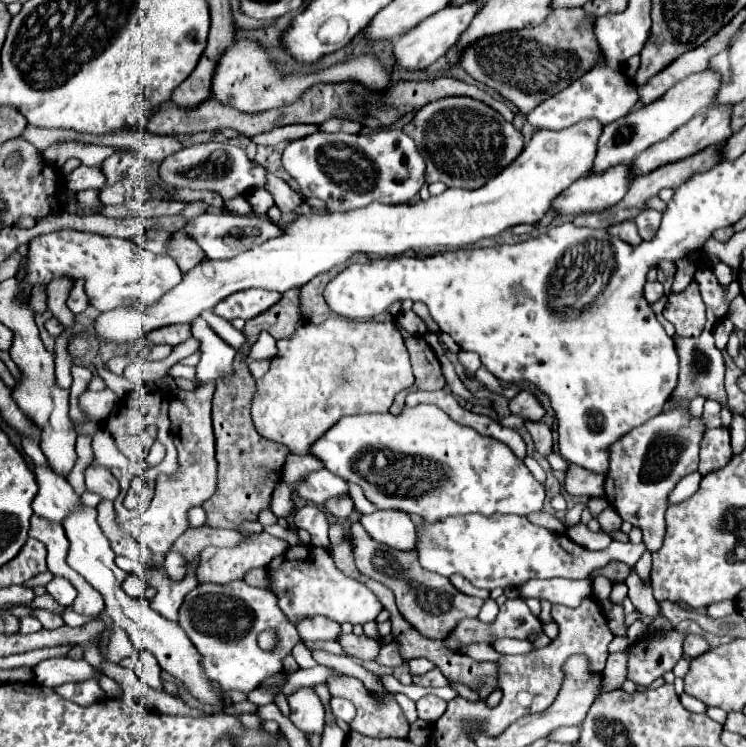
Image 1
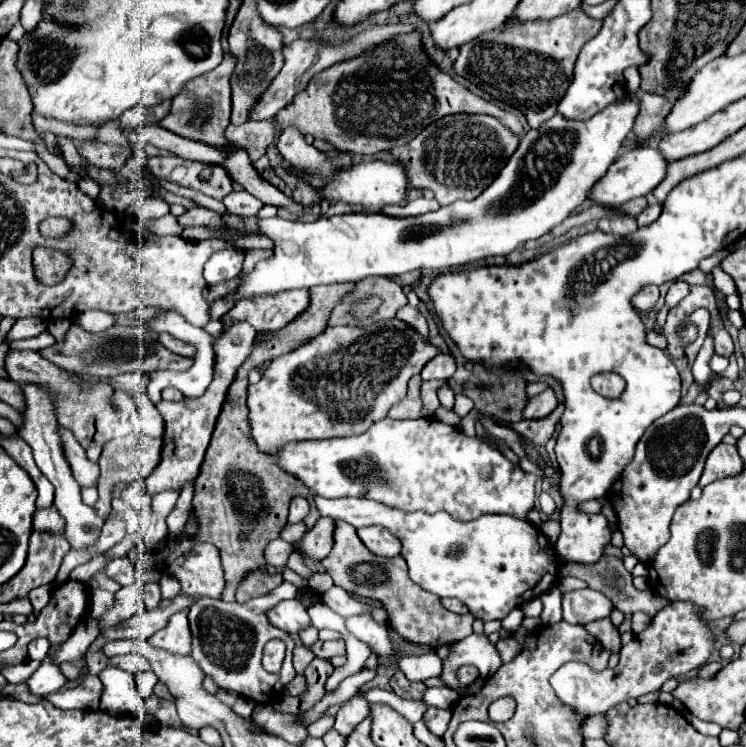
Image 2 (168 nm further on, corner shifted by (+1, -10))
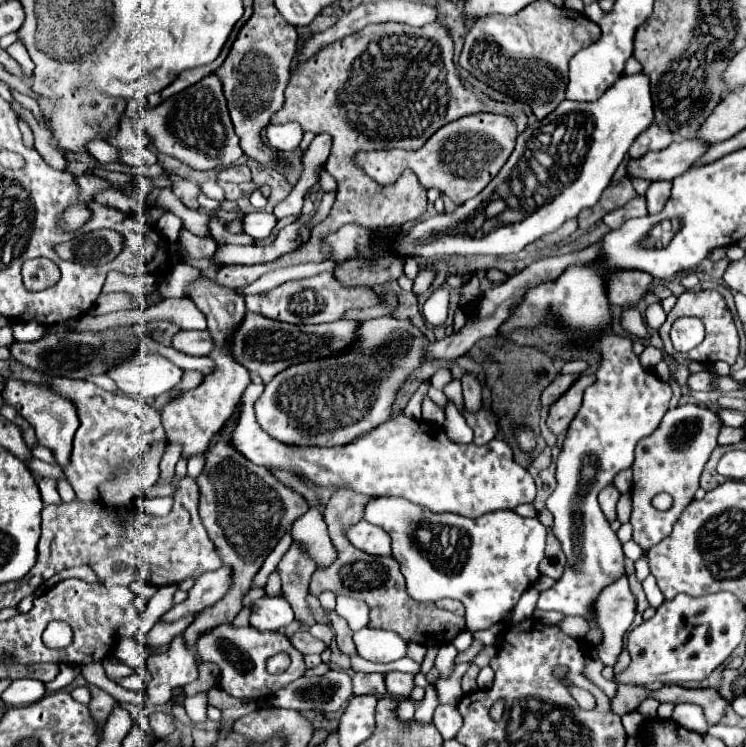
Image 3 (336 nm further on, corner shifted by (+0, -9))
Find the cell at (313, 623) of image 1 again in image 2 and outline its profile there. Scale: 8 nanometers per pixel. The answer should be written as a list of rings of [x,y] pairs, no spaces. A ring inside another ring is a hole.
[[[289,599],[289,601],[279,601],[269,613],[269,623],[287,631],[289,635],[299,633],[307,627],[311,627],[311,619],[307,615],[307,607],[299,599]]]

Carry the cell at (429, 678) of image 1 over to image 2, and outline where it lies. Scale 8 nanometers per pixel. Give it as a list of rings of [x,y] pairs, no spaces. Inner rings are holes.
[[[399,669],[395,671],[395,675],[393,675],[393,679],[391,679],[389,683],[391,683],[393,691],[395,691],[399,697],[403,697],[403,699],[421,701],[423,695],[425,695],[425,691],[427,691],[427,685],[425,685],[425,683],[409,681],[409,679],[403,675],[403,671],[399,671]]]

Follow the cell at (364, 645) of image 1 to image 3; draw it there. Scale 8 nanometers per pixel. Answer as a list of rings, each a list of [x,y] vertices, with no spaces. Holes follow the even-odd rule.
[[[298,630],[290,636],[290,642],[302,654],[322,654],[326,650],[326,646],[320,640],[316,640],[308,630]]]

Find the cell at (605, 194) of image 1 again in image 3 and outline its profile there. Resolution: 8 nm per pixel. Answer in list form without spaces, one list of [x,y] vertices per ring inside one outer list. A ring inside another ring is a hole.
[[[682,140],[672,142],[666,150],[660,152],[648,152],[640,160],[630,160],[628,174],[634,178],[644,178],[648,182],[652,180],[672,180],[684,172],[688,172],[706,152],[710,144],[694,140]]]

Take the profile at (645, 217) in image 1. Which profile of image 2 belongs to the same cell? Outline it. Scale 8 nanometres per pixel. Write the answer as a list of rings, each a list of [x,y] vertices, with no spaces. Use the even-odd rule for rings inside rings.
[[[647,205],[639,215],[637,215],[637,225],[639,227],[647,227],[651,225],[661,213],[661,205]]]

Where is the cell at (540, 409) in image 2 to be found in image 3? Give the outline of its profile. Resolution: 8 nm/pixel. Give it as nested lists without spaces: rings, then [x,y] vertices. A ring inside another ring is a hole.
[[[560,374],[550,386],[546,386],[546,390],[542,392],[542,406],[552,406],[570,386],[572,382],[580,378],[580,374]]]

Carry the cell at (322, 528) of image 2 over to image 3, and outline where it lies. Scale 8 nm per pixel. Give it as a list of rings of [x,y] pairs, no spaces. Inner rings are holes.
[[[296,544],[290,546],[290,550],[284,554],[284,558],[278,564],[284,598],[292,604],[296,618],[302,620],[306,628],[310,628],[314,624],[314,618],[312,618],[308,602],[306,602],[308,584],[310,584],[314,570],[316,570],[314,562],[300,548],[296,548]]]

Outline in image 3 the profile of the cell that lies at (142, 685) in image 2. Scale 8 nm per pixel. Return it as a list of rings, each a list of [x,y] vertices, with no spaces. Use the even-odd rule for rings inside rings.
[[[132,672],[130,676],[126,676],[126,678],[120,678],[120,682],[118,682],[122,688],[128,688],[128,690],[134,690],[134,692],[144,692],[144,688],[146,688],[146,684],[142,682],[142,678],[136,674],[136,672]]]

